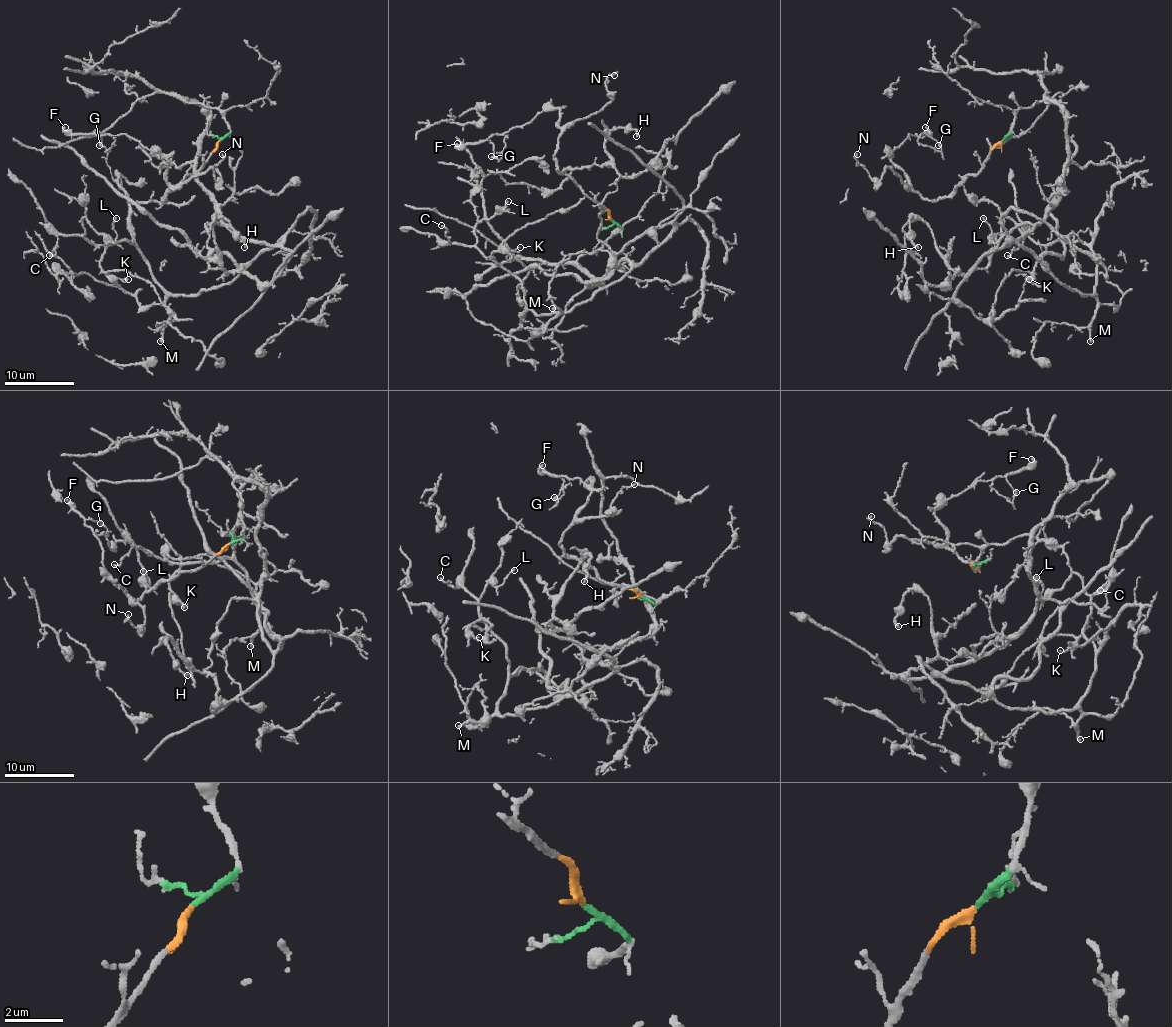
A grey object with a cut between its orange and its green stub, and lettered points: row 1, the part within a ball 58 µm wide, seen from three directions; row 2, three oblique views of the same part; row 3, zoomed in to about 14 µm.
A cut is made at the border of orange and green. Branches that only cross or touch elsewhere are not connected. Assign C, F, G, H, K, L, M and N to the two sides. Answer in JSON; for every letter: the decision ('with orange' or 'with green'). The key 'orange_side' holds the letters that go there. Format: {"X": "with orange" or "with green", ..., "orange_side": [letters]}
{"C": "with green", "F": "with orange", "G": "with orange", "H": "with green", "K": "with green", "L": "with green", "M": "with green", "N": "with orange", "orange_side": ["F", "G", "N"]}

